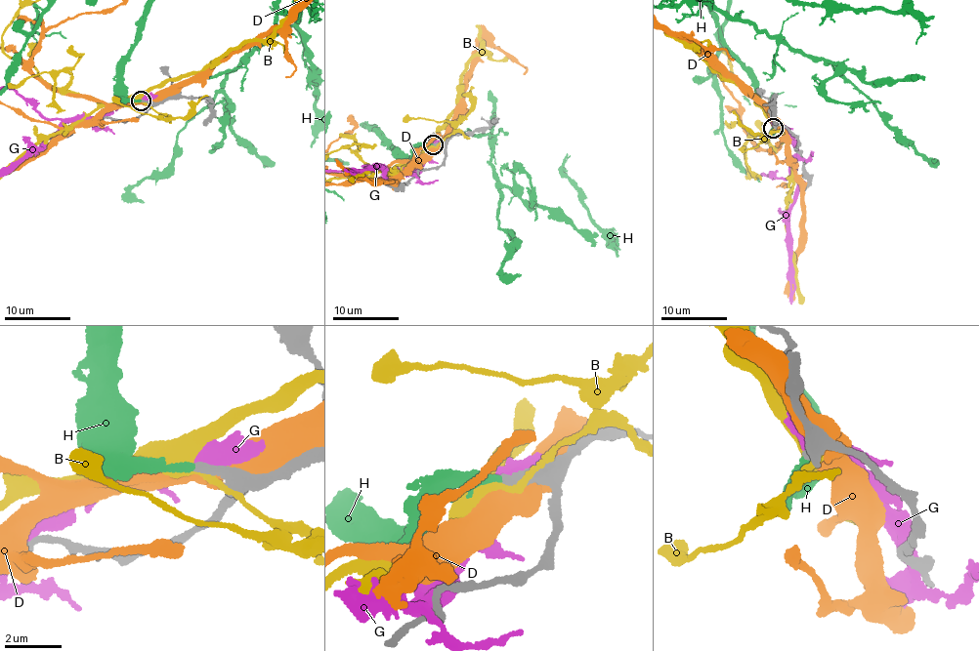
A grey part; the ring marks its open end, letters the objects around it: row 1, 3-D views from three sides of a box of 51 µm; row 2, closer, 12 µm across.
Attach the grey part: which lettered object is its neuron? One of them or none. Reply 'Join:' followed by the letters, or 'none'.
Join: H

